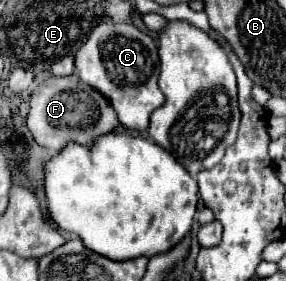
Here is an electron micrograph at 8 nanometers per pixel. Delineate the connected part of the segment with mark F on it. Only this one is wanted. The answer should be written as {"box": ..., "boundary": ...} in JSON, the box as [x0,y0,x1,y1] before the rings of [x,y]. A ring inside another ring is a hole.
{"box":[27,75,119,153],"boundary":[[[77,75],[69,77],[49,77],[43,81],[31,95],[29,113],[27,113],[27,129],[33,133],[35,141],[41,147],[57,153],[67,141],[77,141],[81,145],[91,145],[97,135],[105,135],[119,127],[113,107],[109,107],[107,99],[81,83]]]}

